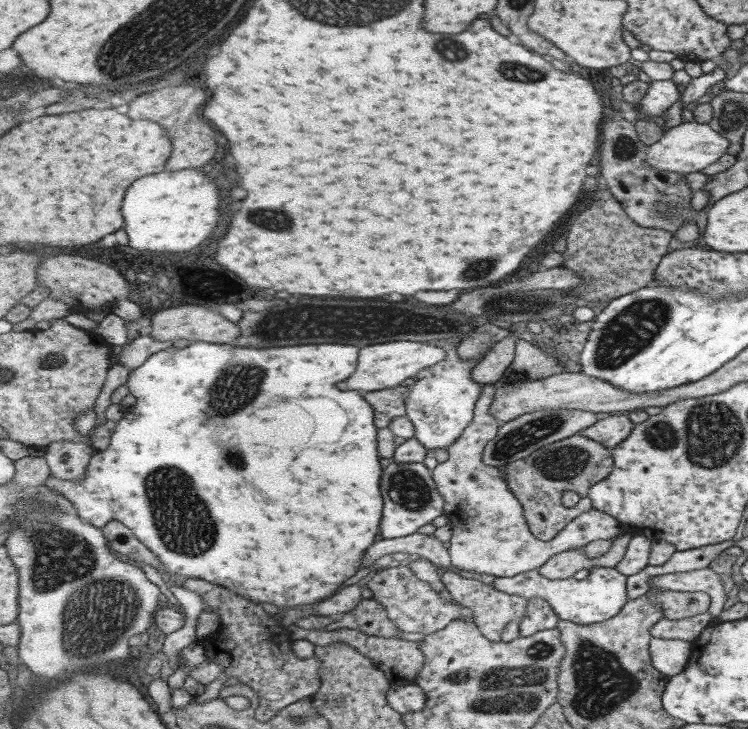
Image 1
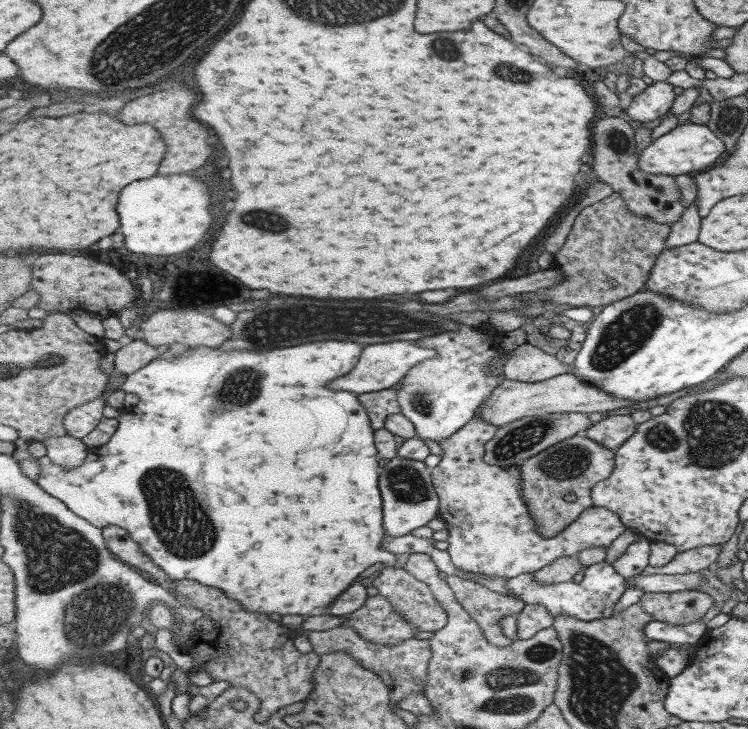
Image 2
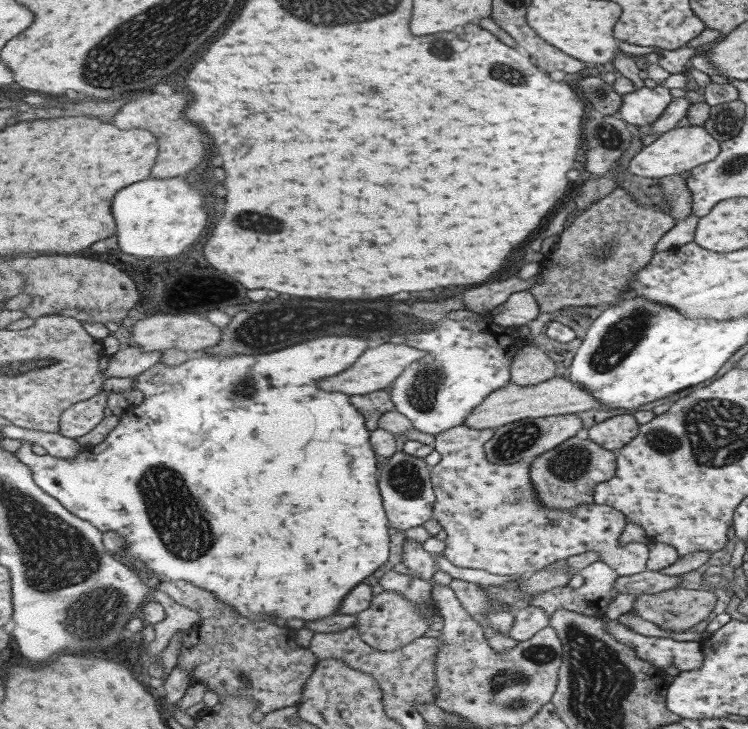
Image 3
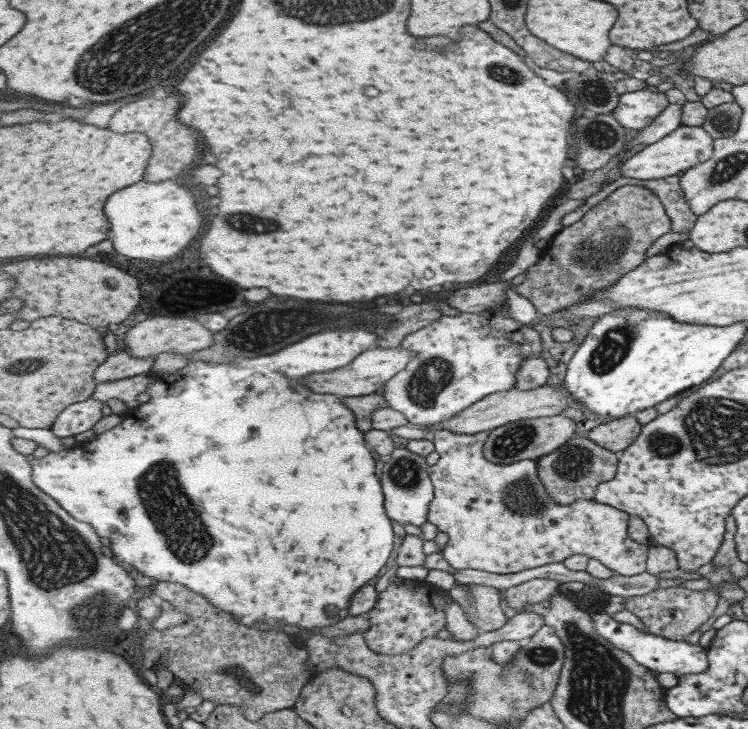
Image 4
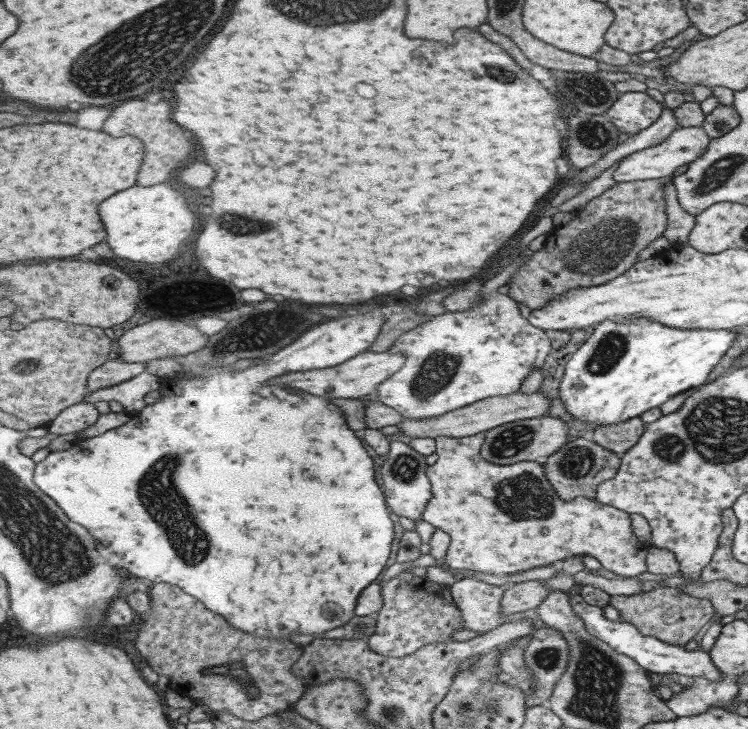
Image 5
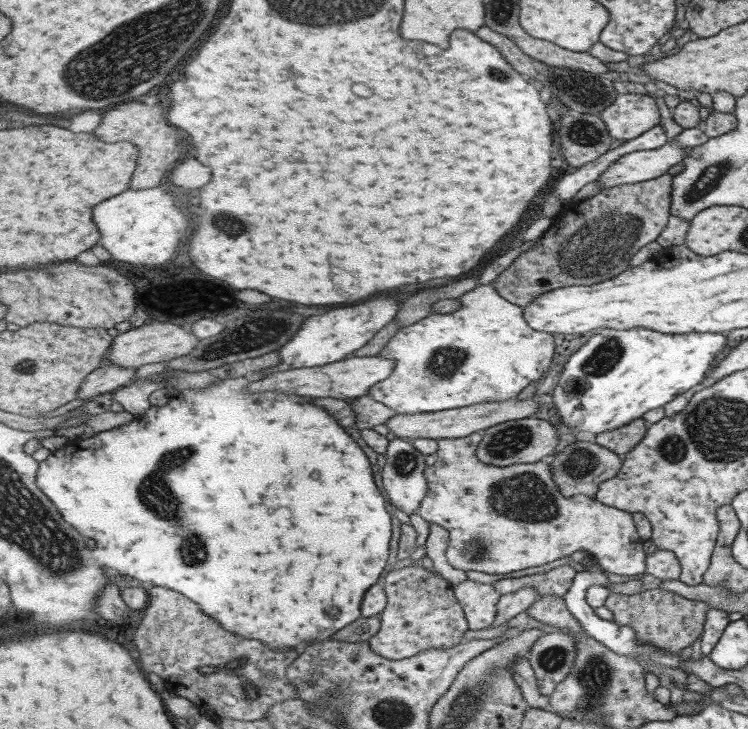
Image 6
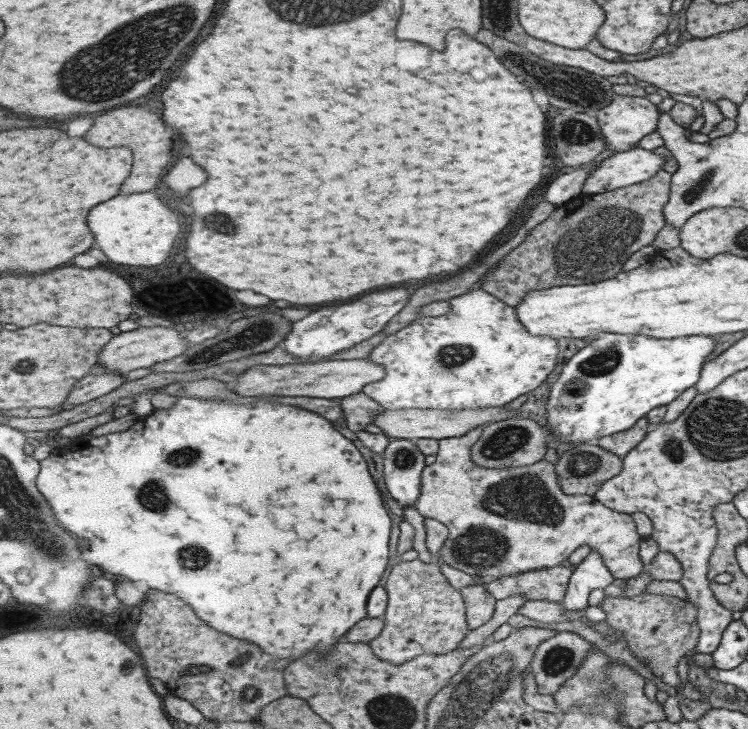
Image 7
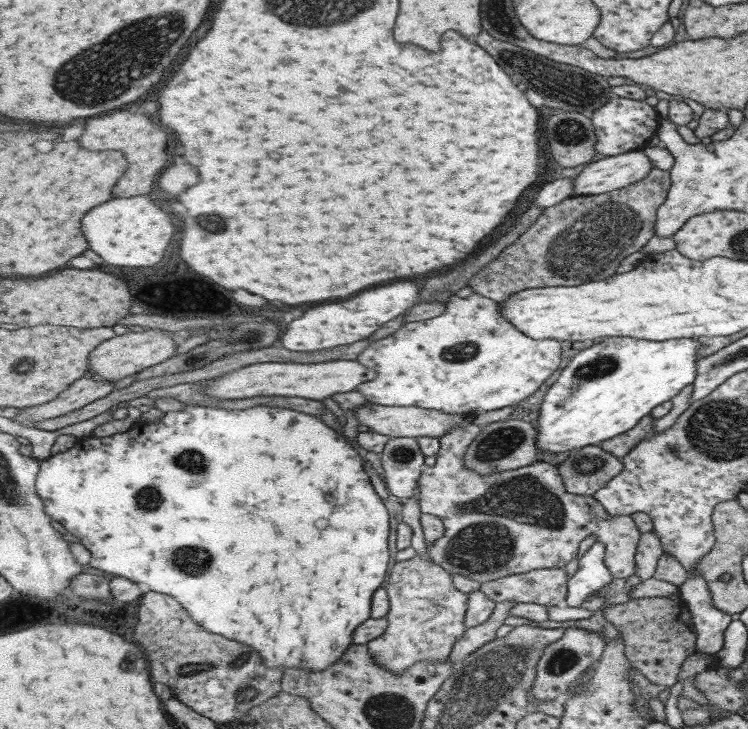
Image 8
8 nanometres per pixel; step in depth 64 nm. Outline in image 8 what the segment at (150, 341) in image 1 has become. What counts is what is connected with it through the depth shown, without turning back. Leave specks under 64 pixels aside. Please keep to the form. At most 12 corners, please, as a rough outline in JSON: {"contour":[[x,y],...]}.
{"contour":[[112,380],[75,381],[54,401],[12,419],[27,427],[65,416],[113,392]]}

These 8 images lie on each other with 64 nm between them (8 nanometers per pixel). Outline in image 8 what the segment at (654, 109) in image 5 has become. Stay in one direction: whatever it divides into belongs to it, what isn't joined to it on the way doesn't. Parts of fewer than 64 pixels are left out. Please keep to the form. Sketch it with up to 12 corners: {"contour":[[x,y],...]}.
{"contour":[[612,96],[591,115],[598,157],[640,150],[657,130],[644,100]]}

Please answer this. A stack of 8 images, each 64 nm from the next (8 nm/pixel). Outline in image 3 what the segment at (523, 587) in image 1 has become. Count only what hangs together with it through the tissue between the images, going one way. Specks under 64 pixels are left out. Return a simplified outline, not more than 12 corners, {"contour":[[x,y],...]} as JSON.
{"contour":[[597,561],[584,583],[534,594],[530,604],[551,616],[571,610],[603,617],[618,592],[618,574]]}

